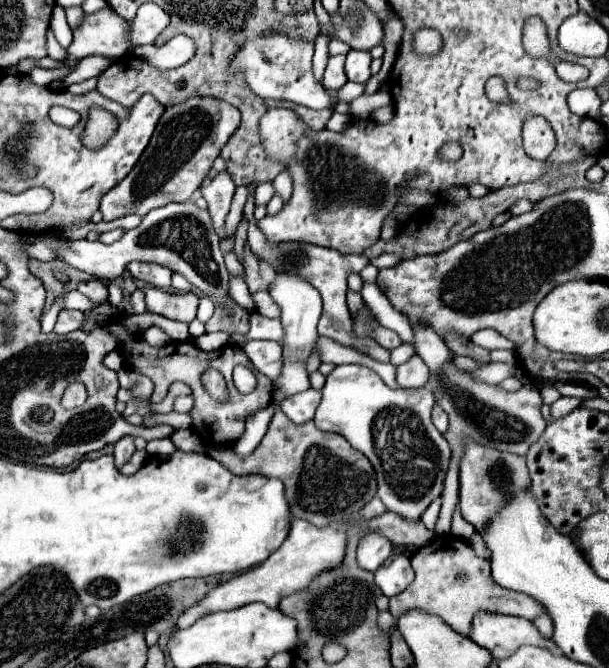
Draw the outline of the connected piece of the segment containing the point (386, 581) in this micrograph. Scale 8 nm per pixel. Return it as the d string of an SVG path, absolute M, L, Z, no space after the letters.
M404 553L396 555L390 565L384 565L374 573L374 581L384 595L396 595L404 591L412 583L412 577L414 571L410 567L410 557Z

